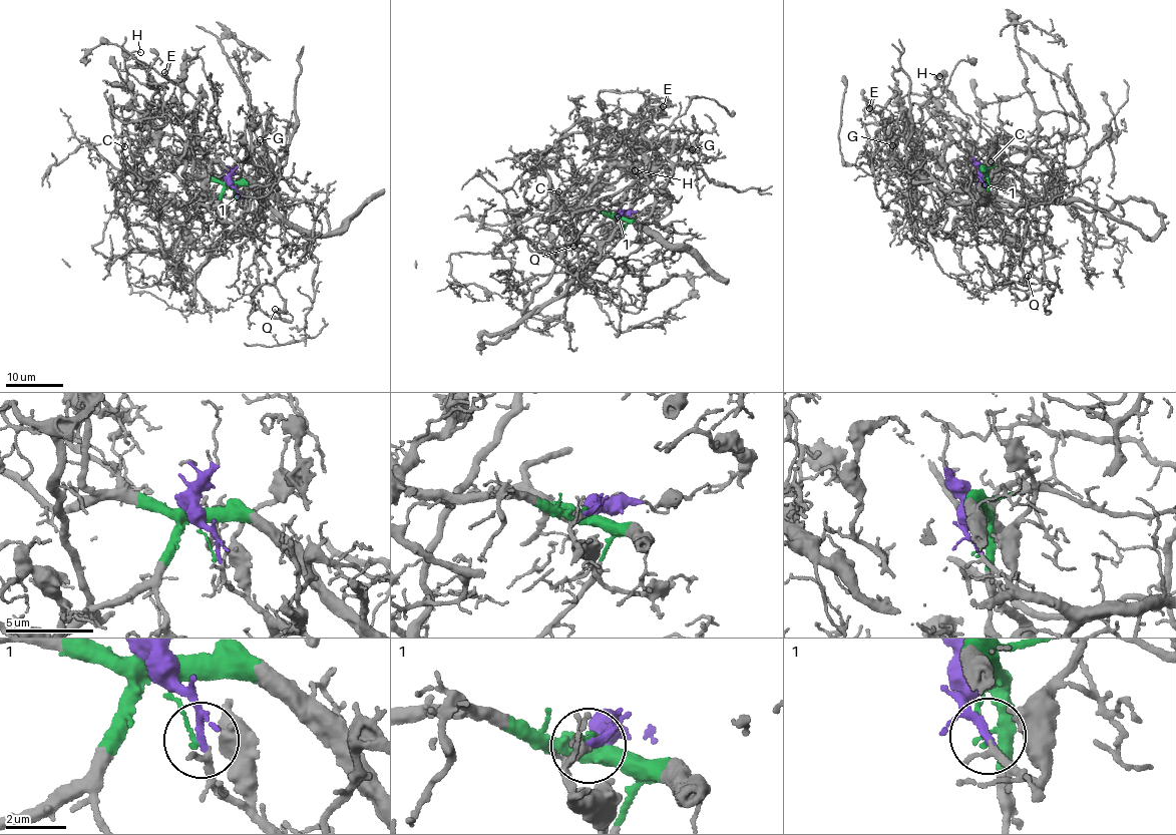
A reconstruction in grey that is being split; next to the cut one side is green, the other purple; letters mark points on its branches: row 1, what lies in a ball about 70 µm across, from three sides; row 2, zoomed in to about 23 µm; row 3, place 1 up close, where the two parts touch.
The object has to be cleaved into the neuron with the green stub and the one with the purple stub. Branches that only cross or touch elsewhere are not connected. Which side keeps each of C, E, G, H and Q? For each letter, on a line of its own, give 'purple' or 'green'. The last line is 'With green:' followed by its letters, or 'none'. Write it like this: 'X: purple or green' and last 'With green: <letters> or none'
C: green
E: green
G: purple
H: green
Q: purple
With green: C, E, H

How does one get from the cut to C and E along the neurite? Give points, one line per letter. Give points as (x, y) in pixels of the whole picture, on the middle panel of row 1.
C: (619, 217), (565, 211), (551, 194), (543, 166), (557, 170), (562, 177), (557, 191)
E: (619, 217), (610, 217), (600, 202), (636, 179), (616, 164), (617, 148), (641, 122), (663, 114), (663, 106)

